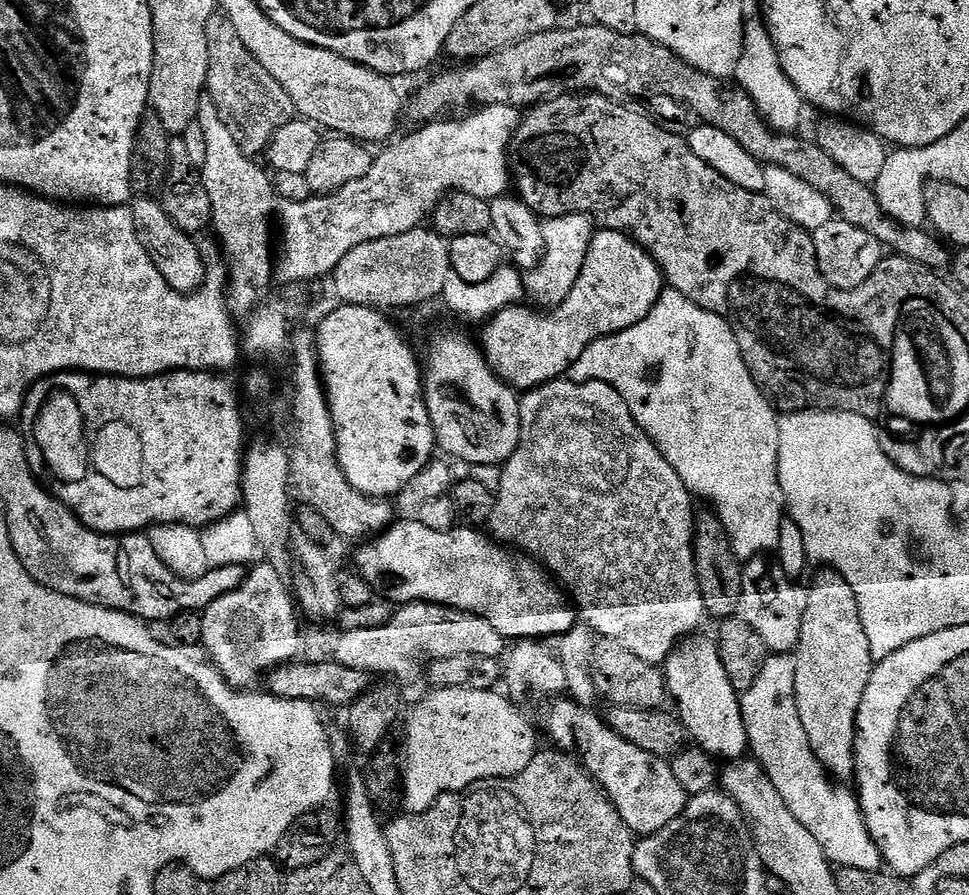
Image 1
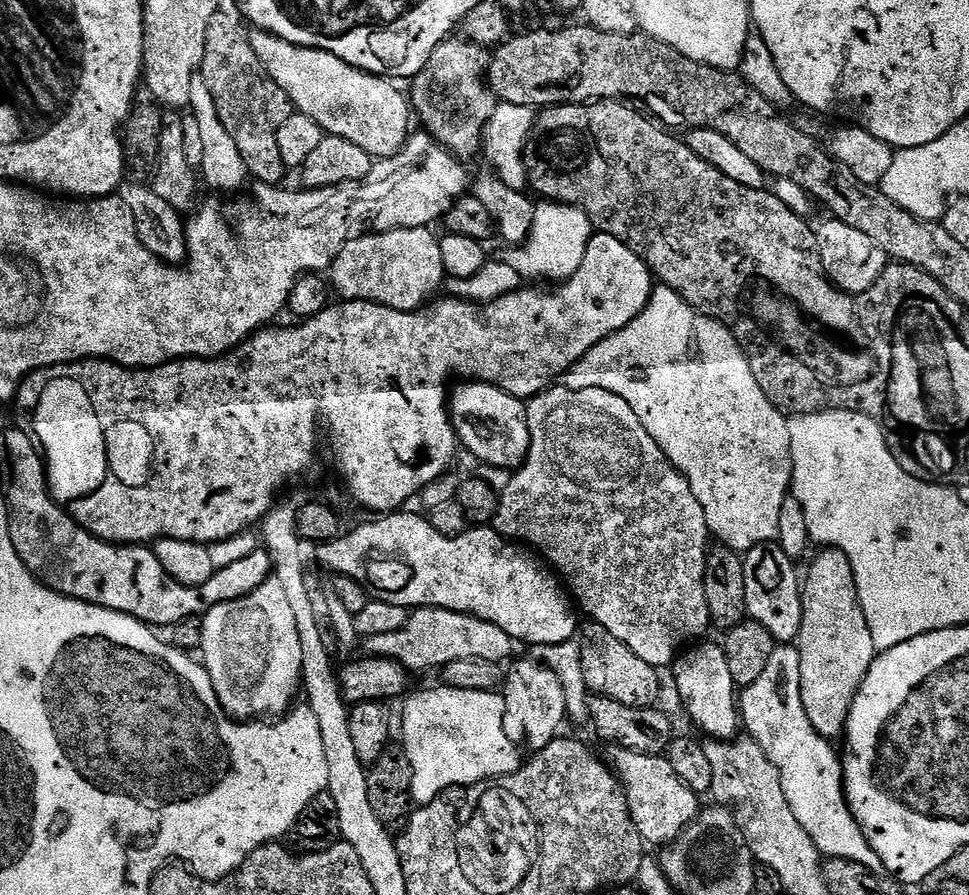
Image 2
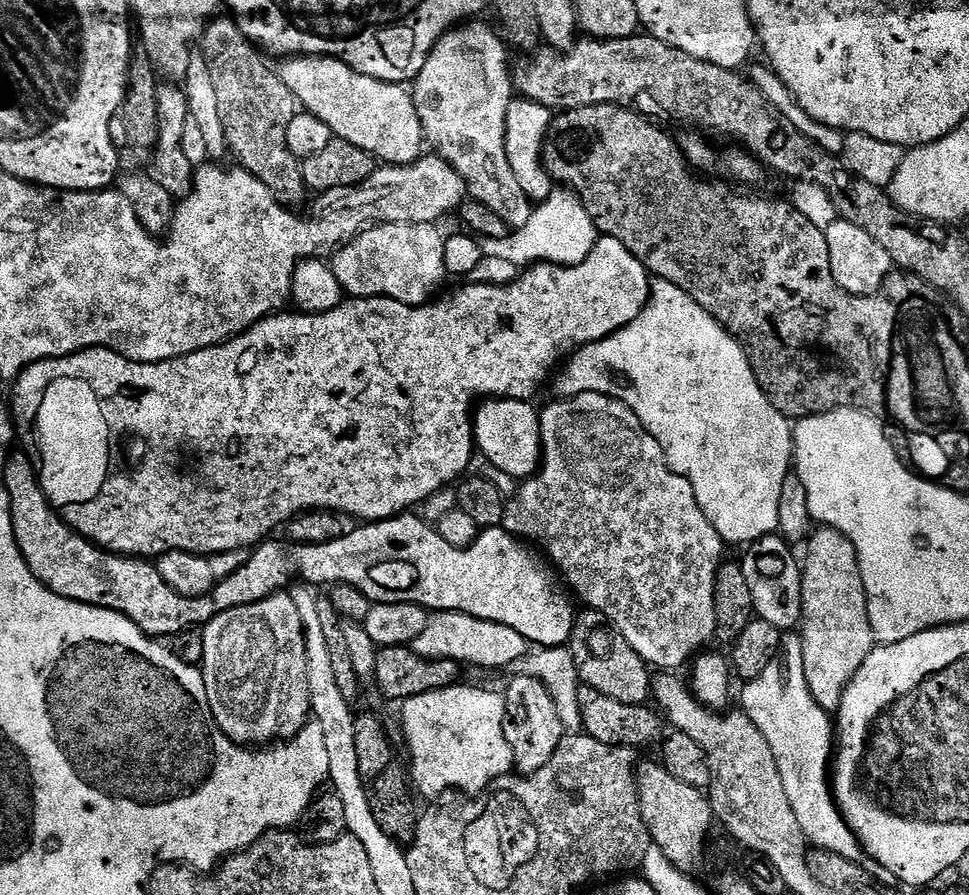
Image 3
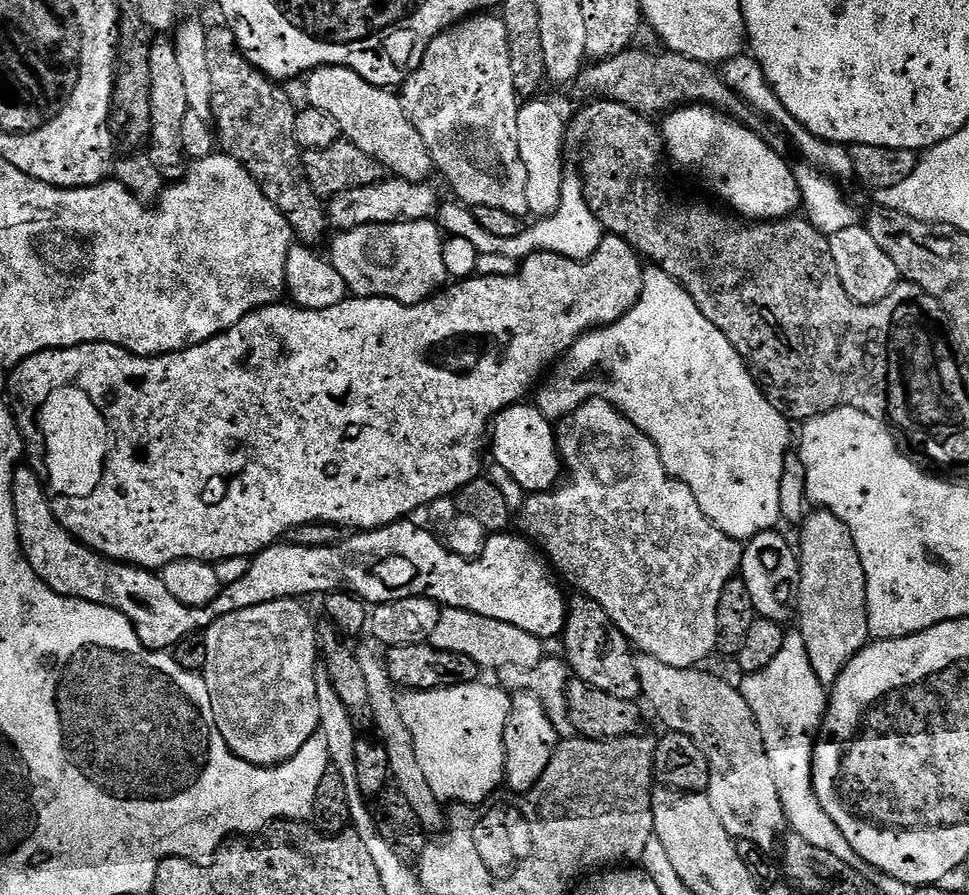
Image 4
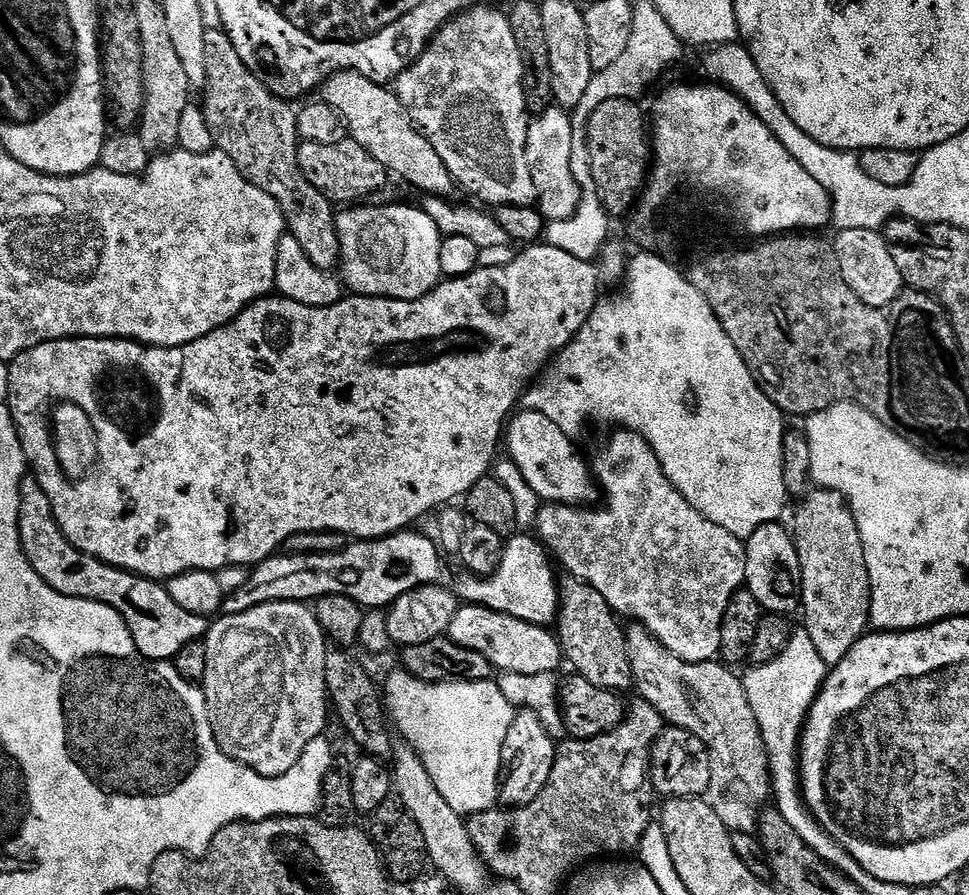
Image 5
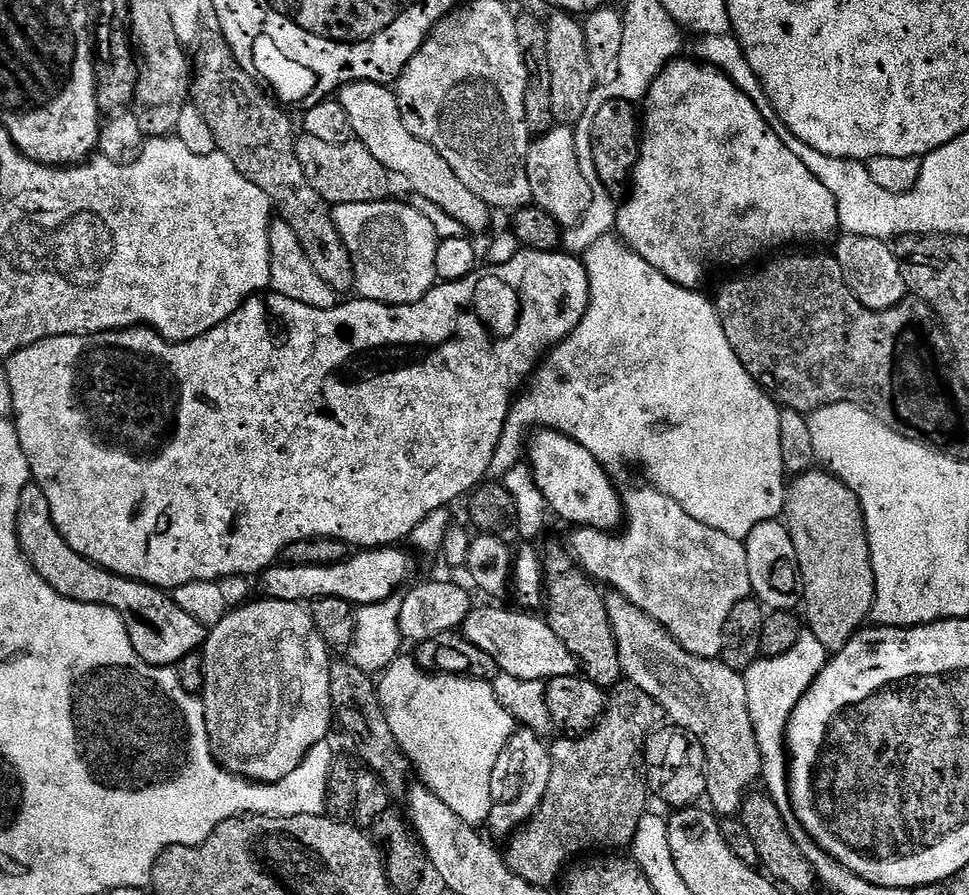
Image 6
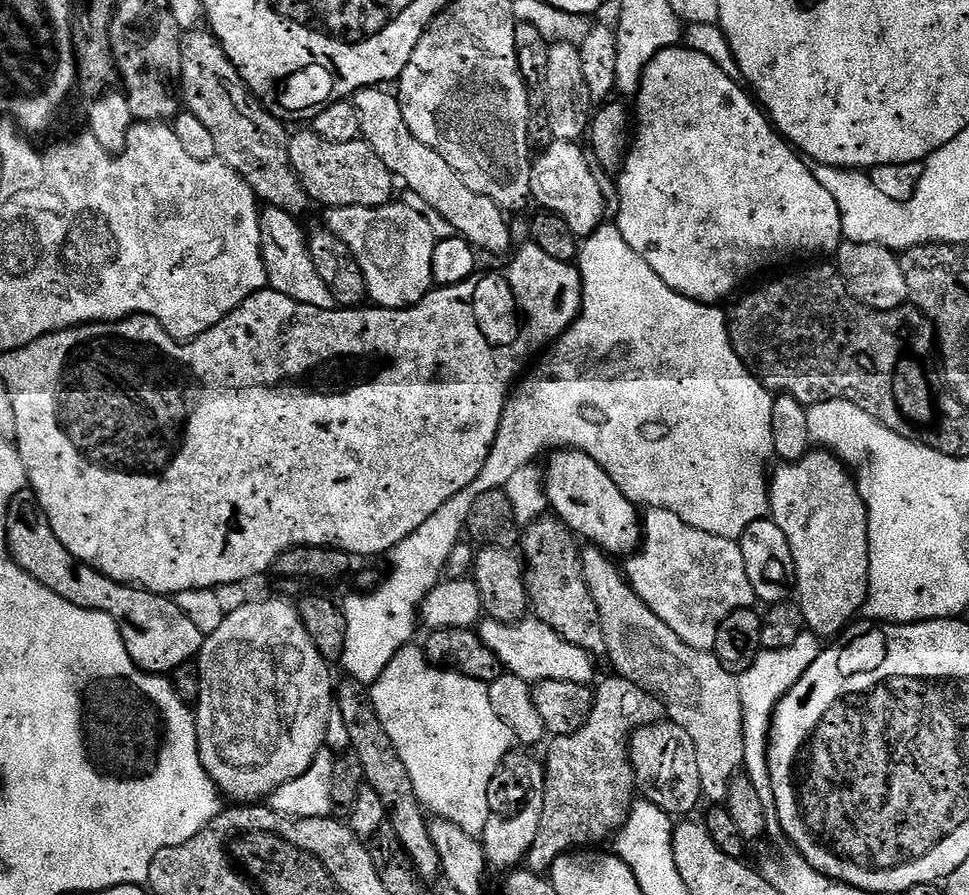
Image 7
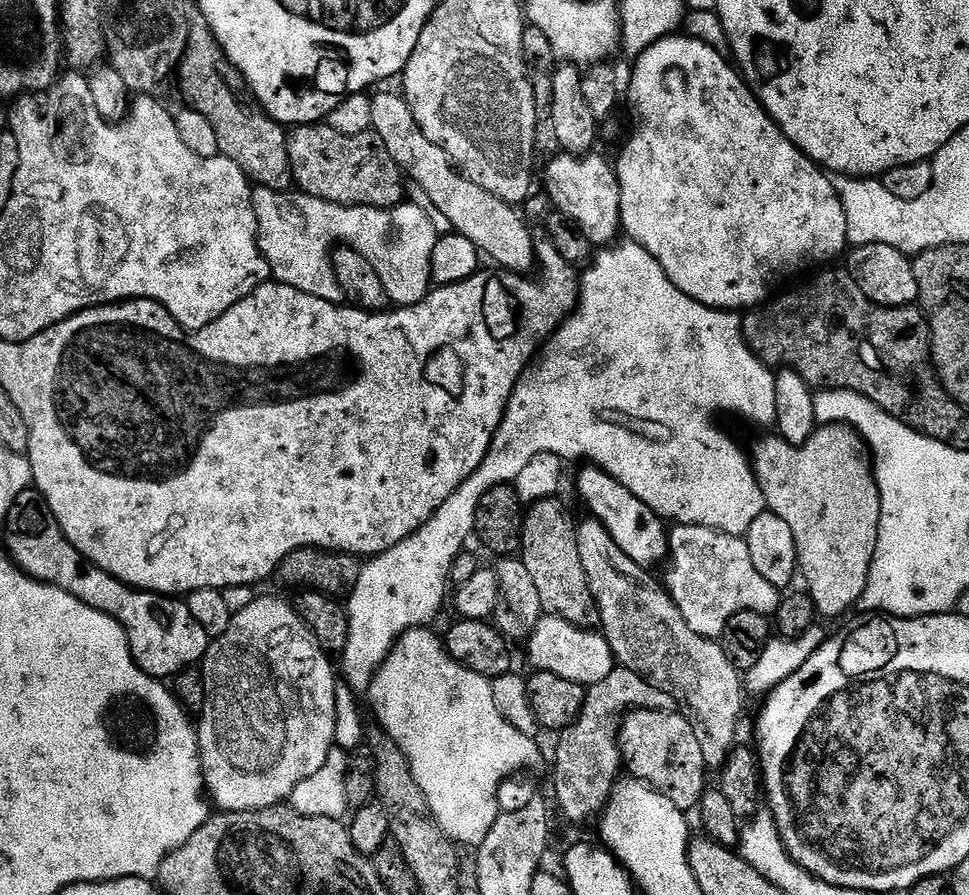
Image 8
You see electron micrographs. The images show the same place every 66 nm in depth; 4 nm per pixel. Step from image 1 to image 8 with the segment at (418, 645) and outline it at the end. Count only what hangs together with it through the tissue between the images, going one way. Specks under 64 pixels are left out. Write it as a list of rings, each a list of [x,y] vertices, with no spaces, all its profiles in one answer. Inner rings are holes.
[[[544,615],[528,637],[526,647],[535,671],[558,674],[558,678],[570,678],[570,682],[585,686],[602,682],[602,678],[607,678],[618,667],[607,638],[599,631],[579,628],[557,616]]]

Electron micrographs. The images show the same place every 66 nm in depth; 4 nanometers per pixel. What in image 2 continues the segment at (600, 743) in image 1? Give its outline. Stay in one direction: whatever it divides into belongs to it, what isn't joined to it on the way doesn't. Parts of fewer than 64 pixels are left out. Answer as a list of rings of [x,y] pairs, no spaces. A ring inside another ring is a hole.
[[[623,750],[617,751],[615,755],[614,771],[624,787],[630,818],[638,834],[649,845],[671,845],[702,811],[701,797],[690,790],[690,786],[686,786],[678,774],[674,774],[674,766],[670,766],[667,755],[651,756]]]

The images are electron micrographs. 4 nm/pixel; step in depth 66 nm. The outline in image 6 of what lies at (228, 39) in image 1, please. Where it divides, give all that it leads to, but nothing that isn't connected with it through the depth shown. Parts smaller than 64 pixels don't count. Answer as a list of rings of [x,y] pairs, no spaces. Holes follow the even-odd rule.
[[[205,31],[195,52],[190,102],[195,108],[202,110],[202,118],[206,118],[210,130],[214,130],[217,149],[228,156],[230,162],[238,166],[240,173],[250,178],[250,182],[254,182],[254,186],[258,186],[258,190],[265,192],[272,200],[273,209],[278,213],[279,219],[288,223],[301,240],[306,258],[310,260],[323,282],[337,294],[348,291],[351,293],[356,287],[356,282],[350,251],[347,250],[346,242],[339,236],[339,228],[336,227],[333,216],[333,205],[324,200],[322,194],[318,194],[318,190],[310,186],[306,174],[302,174],[302,166],[296,157],[292,120],[284,113],[287,111],[237,62],[236,55],[232,53],[226,38],[220,35],[219,31]]]

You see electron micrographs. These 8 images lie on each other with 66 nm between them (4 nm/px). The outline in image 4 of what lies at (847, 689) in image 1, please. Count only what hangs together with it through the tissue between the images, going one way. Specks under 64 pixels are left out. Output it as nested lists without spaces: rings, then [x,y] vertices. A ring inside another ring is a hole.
[[[812,510],[799,525],[800,544],[800,597],[796,603],[798,609],[798,630],[802,634],[802,642],[806,642],[806,654],[810,658],[810,666],[814,666],[814,674],[826,686],[835,684],[842,670],[869,643],[868,607],[866,606],[866,570],[862,566],[862,558],[858,558],[858,546],[854,546],[854,538],[849,528],[831,510]]]

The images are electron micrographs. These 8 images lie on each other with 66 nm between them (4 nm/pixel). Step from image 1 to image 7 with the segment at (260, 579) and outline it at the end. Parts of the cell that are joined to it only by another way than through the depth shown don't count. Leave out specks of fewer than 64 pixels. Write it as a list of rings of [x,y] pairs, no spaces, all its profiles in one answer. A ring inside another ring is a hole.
[[[265,598],[256,600],[250,606],[242,606],[242,610],[234,610],[228,613],[228,617],[218,626],[218,630],[207,633],[204,644],[200,647],[198,663],[200,666],[200,698],[198,707],[195,709],[196,729],[198,730],[198,744],[200,757],[215,782],[217,788],[225,797],[237,796],[237,801],[252,802],[255,796],[271,797],[273,792],[278,791],[286,782],[294,782],[294,778],[302,778],[306,770],[315,762],[316,756],[325,751],[324,739],[328,736],[328,727],[332,724],[332,712],[334,716],[334,701],[338,696],[338,688],[332,685],[333,665],[318,650],[310,630],[306,628],[300,617],[299,607],[295,603],[287,604],[284,600],[272,600]]]

